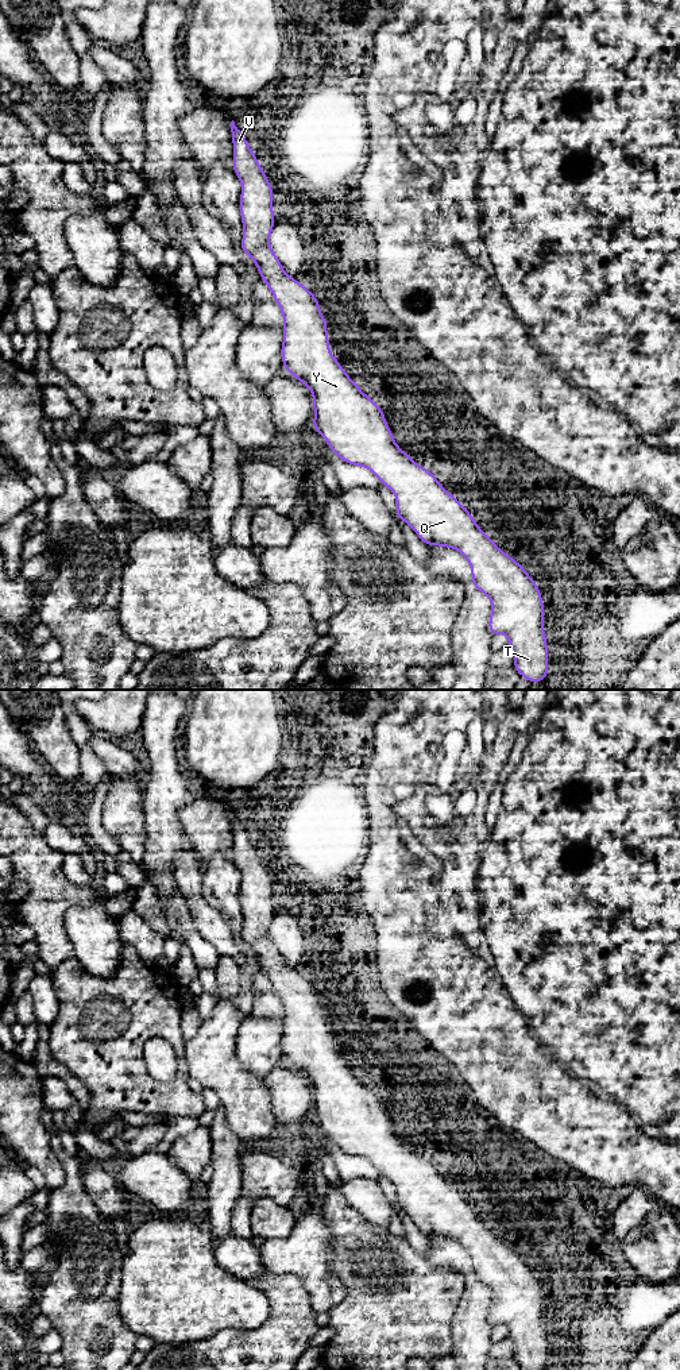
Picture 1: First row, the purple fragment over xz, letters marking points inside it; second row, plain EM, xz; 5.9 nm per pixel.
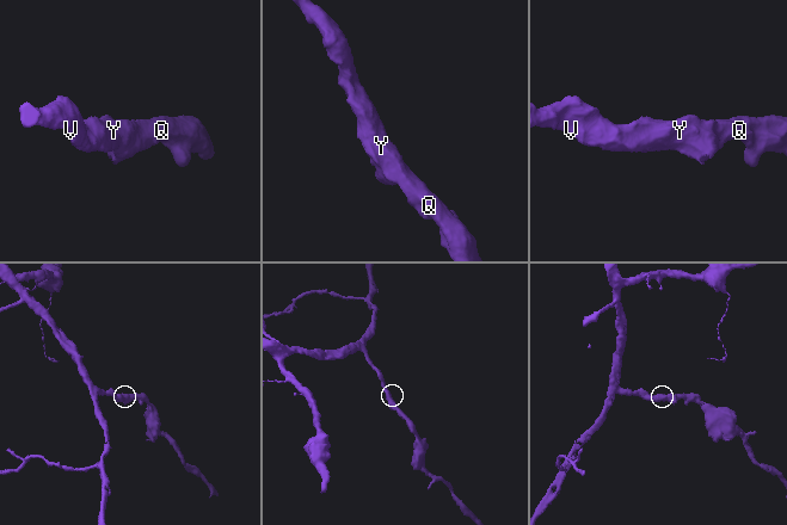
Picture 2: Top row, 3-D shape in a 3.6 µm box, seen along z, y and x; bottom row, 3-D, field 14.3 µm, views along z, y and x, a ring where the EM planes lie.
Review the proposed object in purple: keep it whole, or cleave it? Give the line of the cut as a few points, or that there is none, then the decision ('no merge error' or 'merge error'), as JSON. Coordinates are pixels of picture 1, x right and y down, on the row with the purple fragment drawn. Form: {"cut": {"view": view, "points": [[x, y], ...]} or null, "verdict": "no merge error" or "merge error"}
{"cut": null, "verdict": "no merge error"}

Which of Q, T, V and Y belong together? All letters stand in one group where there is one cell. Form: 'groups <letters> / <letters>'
groups Q T V Y

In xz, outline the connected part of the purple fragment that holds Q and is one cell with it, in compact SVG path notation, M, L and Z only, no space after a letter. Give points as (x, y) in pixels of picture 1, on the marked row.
M231 121L233 166L232 170L242 182L242 194L239 201L240 219L243 221L243 240L240 250L244 251L256 265L260 278L271 290L273 297L283 316L283 341L281 347L282 366L293 378L306 385L313 395L313 412L316 413L312 427L317 433L325 437L327 445L345 463L368 468L380 482L395 495L395 514L405 521L421 539L425 545L438 545L455 548L471 566L472 584L478 591L486 594L491 601L491 614L488 620L488 632L491 636L503 633L509 637L509 648L514 655L514 669L532 683L541 683L549 672L548 642L544 633L544 602L541 591L536 582L529 576L525 568L484 535L471 513L464 505L448 493L437 478L416 463L412 456L395 444L395 439L386 424L383 410L375 401L366 395L362 389L343 370L339 360L329 352L329 339L327 333L328 323L320 312L318 300L304 285L287 275L270 247L270 234L275 225L273 211L273 186L262 170L256 155L248 147L243 130Z

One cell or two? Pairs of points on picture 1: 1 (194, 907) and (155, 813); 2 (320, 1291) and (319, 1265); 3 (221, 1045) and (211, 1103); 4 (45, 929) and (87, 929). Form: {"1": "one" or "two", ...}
{"1": "two", "2": "one", "3": "two", "4": "two"}

